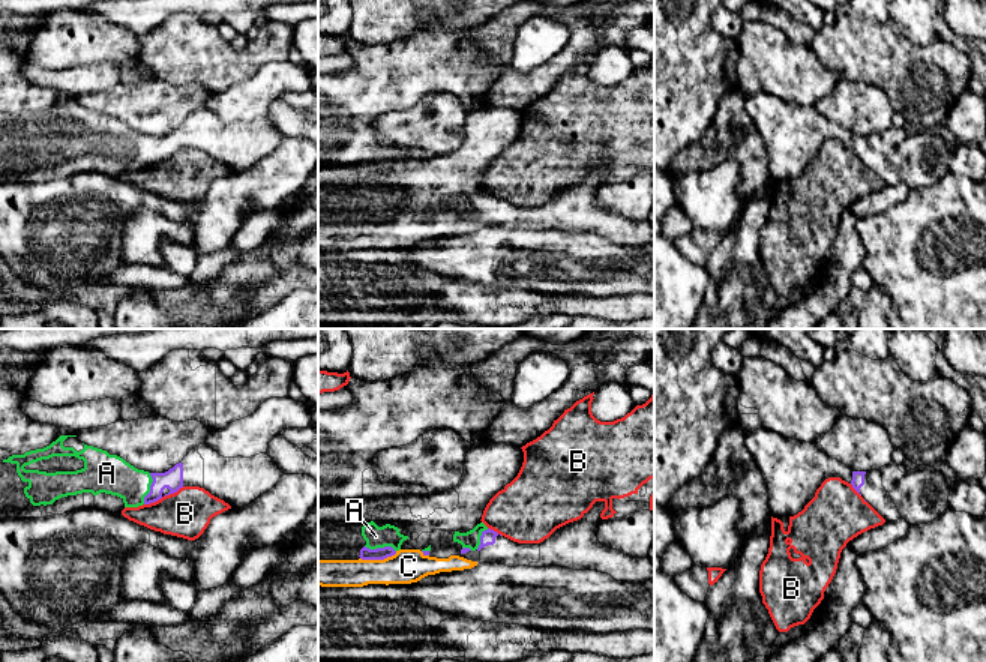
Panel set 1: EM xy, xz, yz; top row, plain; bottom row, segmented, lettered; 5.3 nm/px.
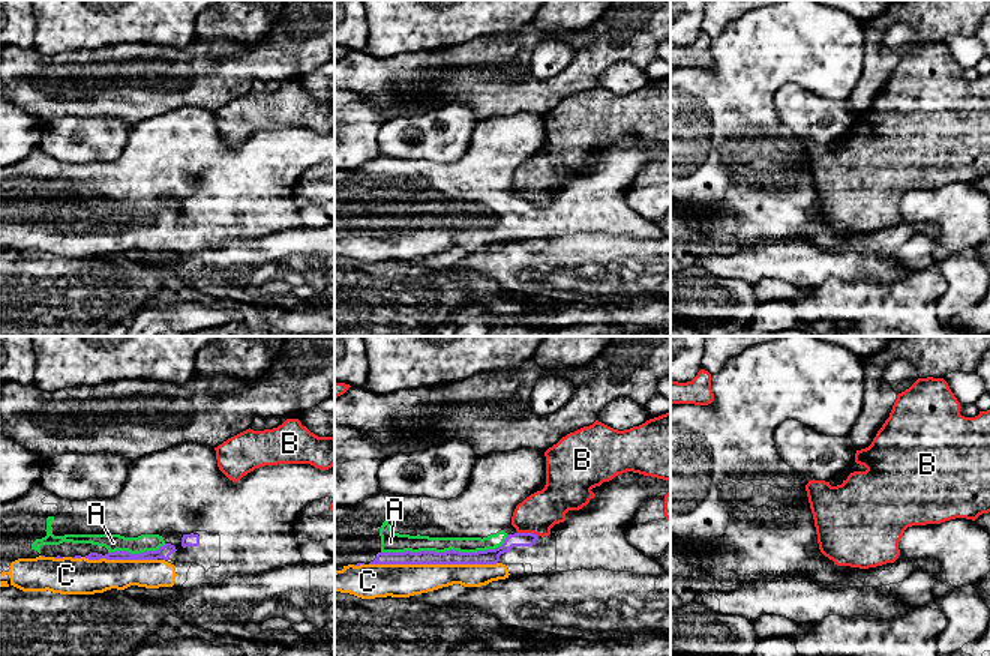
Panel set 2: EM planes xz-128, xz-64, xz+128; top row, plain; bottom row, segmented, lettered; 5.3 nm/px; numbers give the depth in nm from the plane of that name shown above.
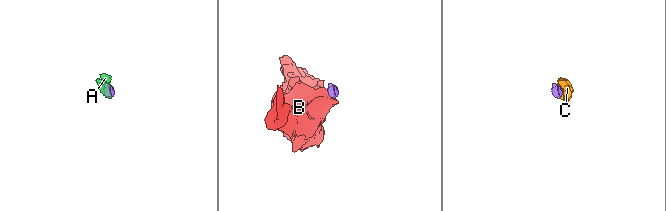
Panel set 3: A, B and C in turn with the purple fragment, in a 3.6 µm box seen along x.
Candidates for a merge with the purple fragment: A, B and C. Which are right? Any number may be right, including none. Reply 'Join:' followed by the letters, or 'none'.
Join: A, C

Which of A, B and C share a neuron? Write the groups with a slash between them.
A C / B

